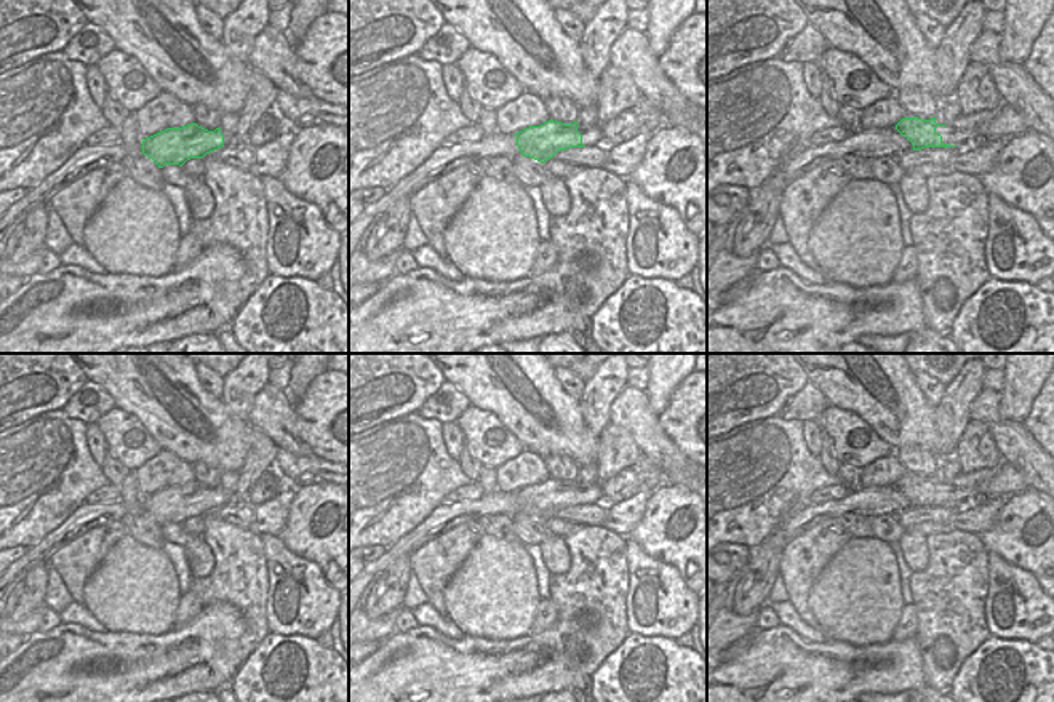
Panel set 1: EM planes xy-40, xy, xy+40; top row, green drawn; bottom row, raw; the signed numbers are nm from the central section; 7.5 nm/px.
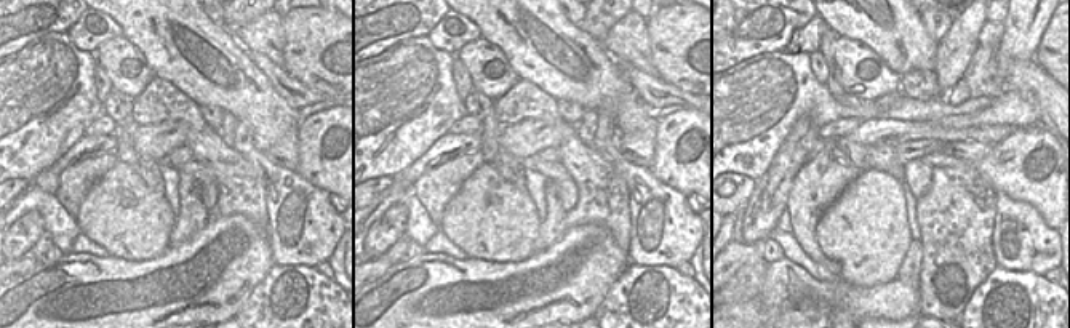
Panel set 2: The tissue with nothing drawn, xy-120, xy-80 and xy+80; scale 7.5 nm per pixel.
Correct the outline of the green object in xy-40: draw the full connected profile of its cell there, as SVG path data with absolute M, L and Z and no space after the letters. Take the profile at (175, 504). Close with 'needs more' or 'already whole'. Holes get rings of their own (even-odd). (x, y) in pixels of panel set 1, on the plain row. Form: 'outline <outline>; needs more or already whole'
outline M197 481L182 486L168 486L142 499L142 512L158 526L182 525L190 517L203 517L221 505L232 504L232 494L221 486L208 489Z; needs more

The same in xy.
outline M549 478L541 485L529 485L515 494L521 513L541 521L553 517L560 509L603 502L601 488L597 485L584 486L577 480L565 483Z; needs more

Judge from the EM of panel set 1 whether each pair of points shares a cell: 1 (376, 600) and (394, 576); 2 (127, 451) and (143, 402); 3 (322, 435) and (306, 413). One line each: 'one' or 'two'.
1: one
2: two
3: one

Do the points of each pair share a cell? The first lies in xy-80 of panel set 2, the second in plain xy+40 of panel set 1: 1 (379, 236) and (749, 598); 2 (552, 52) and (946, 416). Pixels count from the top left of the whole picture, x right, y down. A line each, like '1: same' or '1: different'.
1: same
2: different

